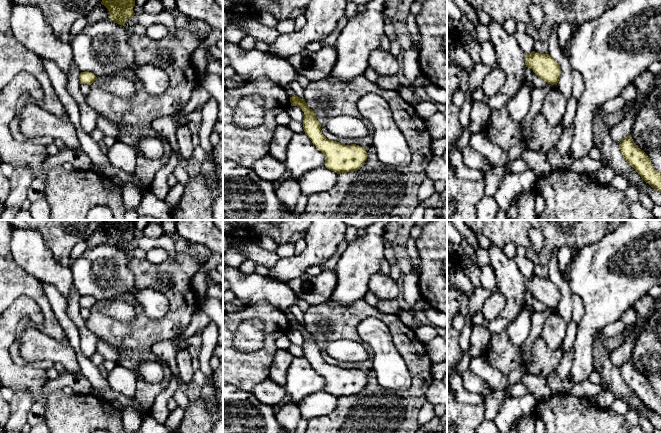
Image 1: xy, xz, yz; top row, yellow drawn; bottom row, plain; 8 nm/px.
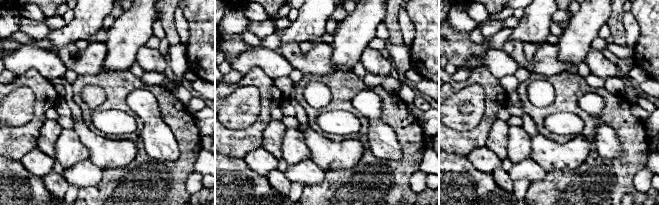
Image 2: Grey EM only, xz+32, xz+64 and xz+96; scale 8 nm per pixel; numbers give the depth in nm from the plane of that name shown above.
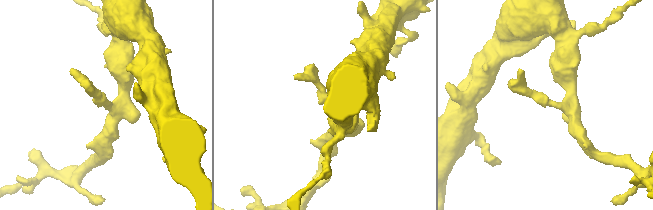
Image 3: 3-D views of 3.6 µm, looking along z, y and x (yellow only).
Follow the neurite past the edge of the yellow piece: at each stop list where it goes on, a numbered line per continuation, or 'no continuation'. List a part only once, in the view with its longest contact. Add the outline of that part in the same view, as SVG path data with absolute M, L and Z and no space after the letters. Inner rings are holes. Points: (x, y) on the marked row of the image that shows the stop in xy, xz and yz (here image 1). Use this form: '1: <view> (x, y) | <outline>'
no continuation

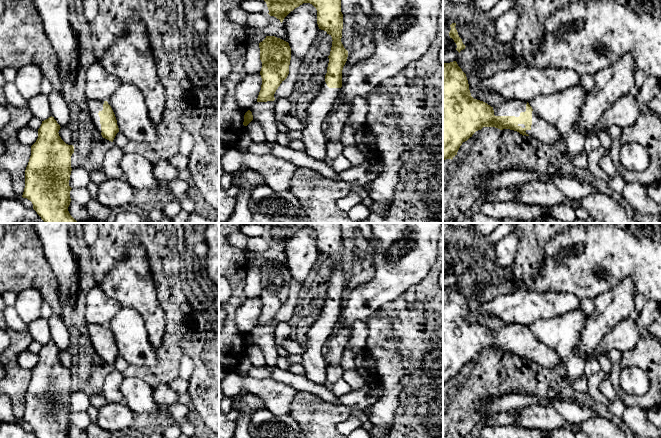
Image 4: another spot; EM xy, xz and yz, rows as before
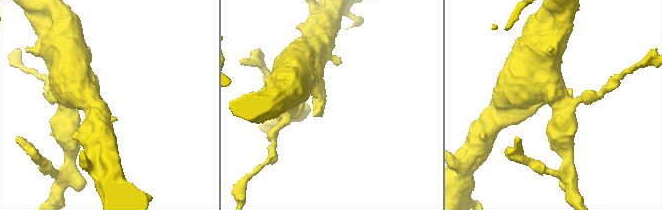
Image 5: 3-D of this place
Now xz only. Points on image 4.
1: xz (313, 138) | M325 76L321 79L321 88L308 106L305 118L306 126L302 131L305 153L317 161L324 161L327 156L327 141L322 131L322 124L327 114L332 110L341 91L341 88L329 88L325 82Z

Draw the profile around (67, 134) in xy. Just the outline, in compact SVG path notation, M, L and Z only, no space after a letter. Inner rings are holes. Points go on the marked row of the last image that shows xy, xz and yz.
M71 126L61 127L59 130L59 136L68 145L73 145L75 143L75 131Z

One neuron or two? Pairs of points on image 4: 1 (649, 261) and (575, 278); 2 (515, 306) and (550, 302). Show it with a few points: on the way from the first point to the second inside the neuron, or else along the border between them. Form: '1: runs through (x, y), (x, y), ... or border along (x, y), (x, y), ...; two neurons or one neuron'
1: runs through (631, 261), (593, 261); one neuron
2: runs through (524, 306), (541, 305); one neuron

